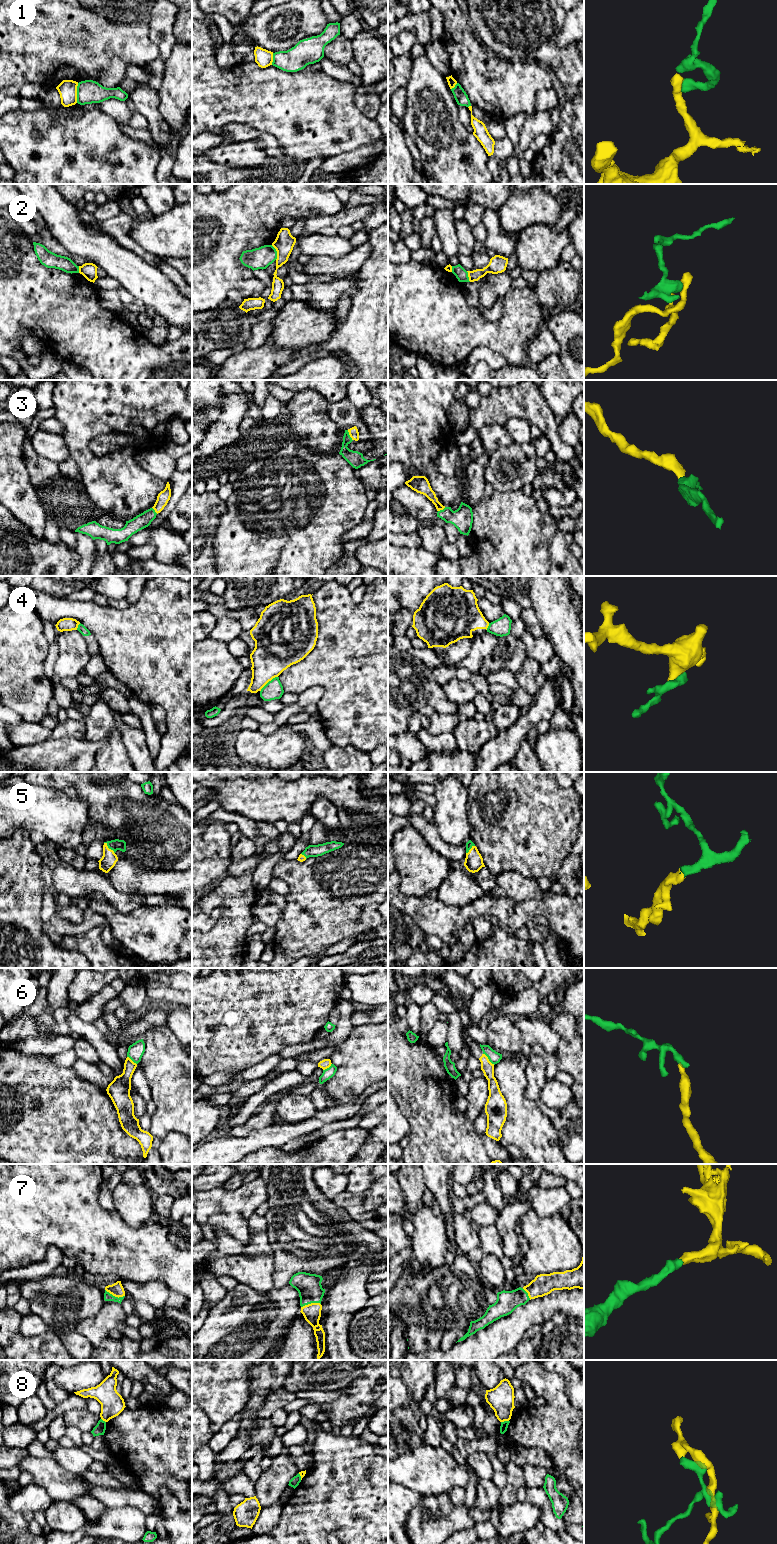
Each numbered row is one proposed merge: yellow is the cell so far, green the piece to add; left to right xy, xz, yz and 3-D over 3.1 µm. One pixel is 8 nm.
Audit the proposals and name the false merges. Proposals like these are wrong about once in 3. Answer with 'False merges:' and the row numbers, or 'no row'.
False merges: 1, 2, 4, 6, 8

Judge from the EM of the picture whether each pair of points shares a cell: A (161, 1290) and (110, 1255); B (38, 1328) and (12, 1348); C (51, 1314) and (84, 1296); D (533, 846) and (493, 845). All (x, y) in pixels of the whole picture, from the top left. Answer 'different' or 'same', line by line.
A: different
B: different
C: same
D: same

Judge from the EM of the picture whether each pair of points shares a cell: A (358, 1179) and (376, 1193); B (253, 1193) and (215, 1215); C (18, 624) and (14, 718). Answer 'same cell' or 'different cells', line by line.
A: different cells
B: same cell
C: different cells

